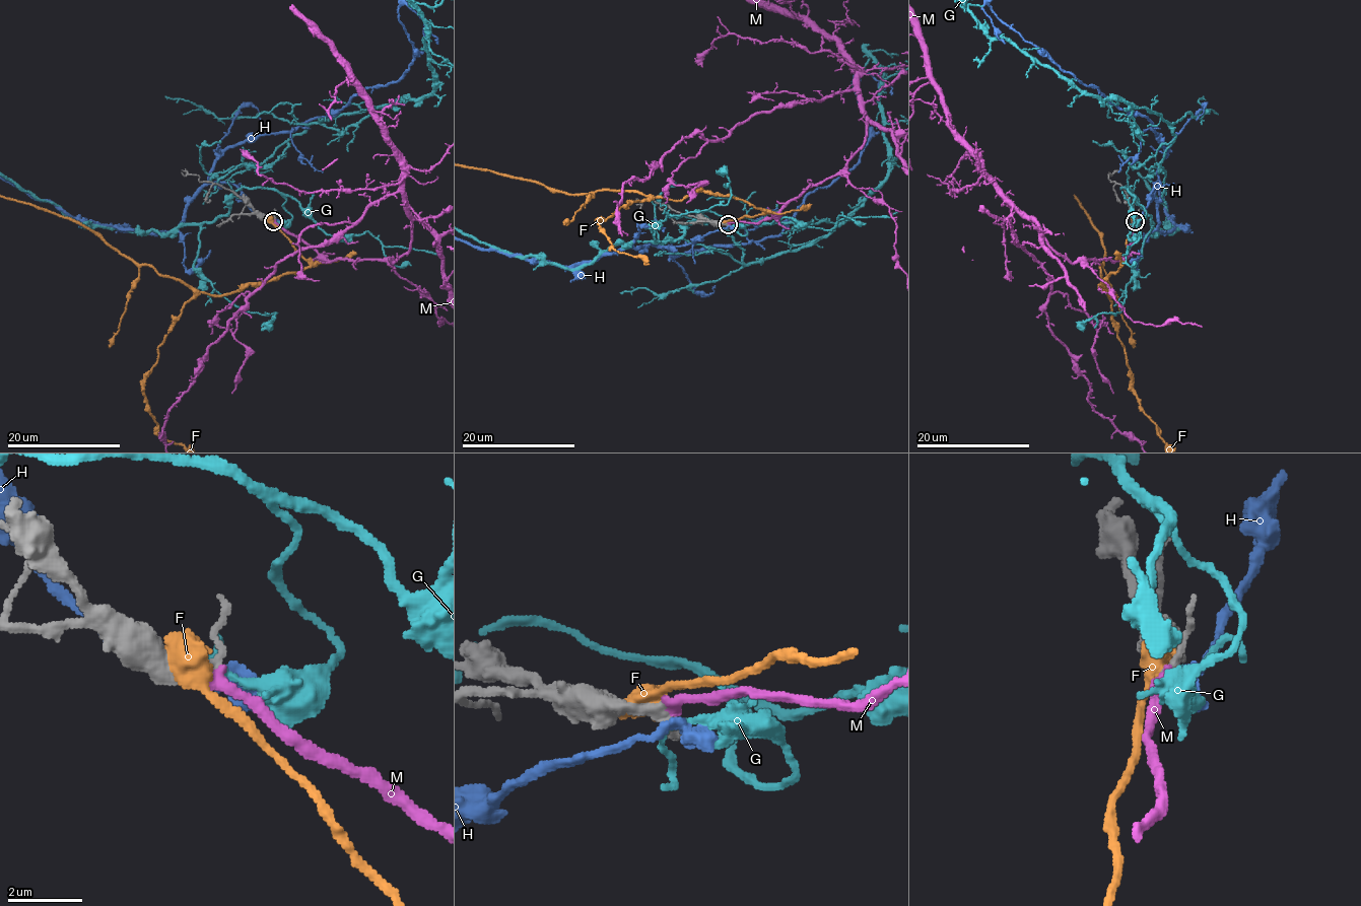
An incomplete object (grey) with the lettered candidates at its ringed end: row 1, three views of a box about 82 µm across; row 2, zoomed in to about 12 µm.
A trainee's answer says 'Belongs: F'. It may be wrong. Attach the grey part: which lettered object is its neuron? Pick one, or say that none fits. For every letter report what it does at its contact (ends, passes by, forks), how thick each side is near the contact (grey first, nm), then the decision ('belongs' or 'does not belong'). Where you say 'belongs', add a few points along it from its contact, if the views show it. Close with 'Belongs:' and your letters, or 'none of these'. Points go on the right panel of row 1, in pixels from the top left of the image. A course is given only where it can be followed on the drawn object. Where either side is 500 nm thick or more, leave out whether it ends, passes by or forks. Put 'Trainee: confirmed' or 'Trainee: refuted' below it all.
F: 460/750 nm | does not belong
G: it passes by | 280/150 nm | does not belong
H: it passes by | 280/340 nm | does not belong
M: it ends | 300/320 nm | belongs
Belongs: M
Trainee: refuted

